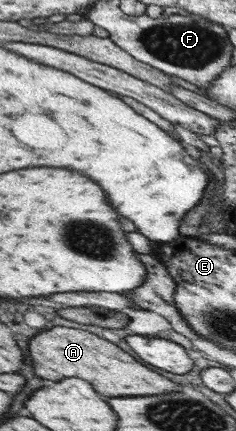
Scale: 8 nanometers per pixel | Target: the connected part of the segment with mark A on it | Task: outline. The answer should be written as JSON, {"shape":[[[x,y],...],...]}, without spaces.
{"shape":[[[55,326],[47,332],[35,334],[29,340],[29,358],[33,362],[33,370],[37,376],[47,380],[63,380],[65,378],[83,378],[99,394],[105,394],[109,398],[117,396],[147,396],[174,393],[182,391],[177,383],[163,377],[145,364],[139,364],[131,354],[119,348],[114,343],[107,342],[103,338],[97,338],[91,332],[75,330],[75,328],[63,328]]]}

